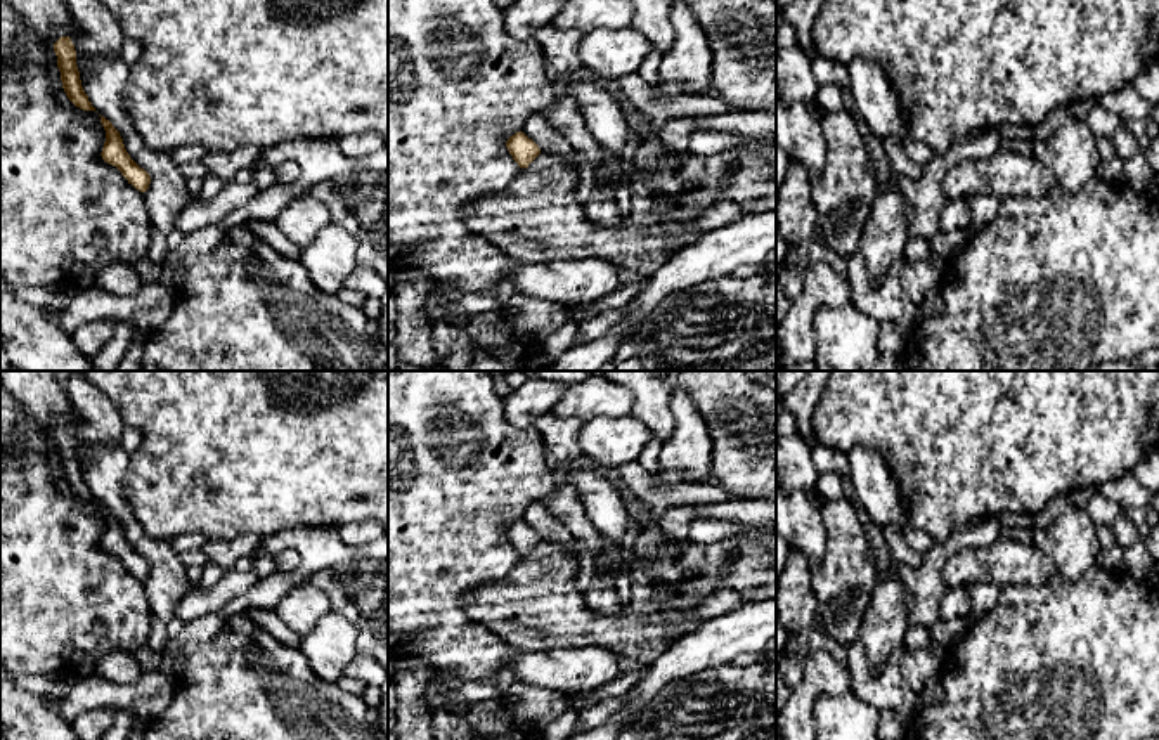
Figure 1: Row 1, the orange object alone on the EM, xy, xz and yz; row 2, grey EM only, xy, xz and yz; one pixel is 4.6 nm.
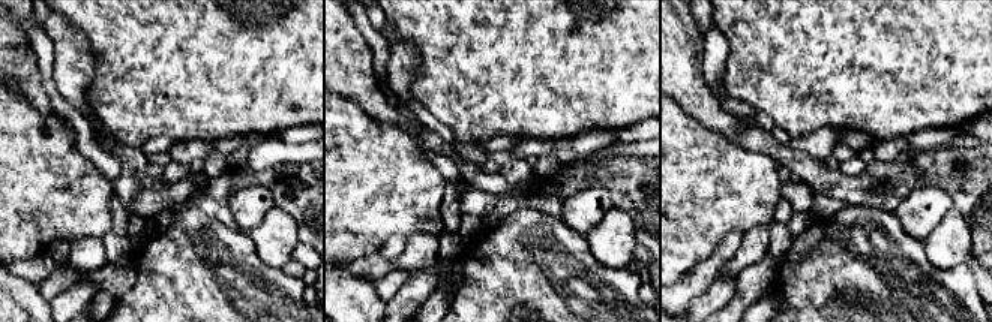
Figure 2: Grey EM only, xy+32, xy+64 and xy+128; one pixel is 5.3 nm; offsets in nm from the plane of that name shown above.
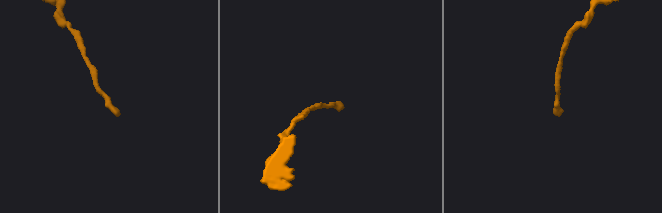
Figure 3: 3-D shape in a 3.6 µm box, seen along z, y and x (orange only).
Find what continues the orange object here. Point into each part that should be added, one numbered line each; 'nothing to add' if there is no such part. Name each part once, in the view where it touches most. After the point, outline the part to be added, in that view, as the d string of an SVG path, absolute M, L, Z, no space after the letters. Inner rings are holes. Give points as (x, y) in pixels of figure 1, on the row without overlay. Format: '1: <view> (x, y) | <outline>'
nothing to add

